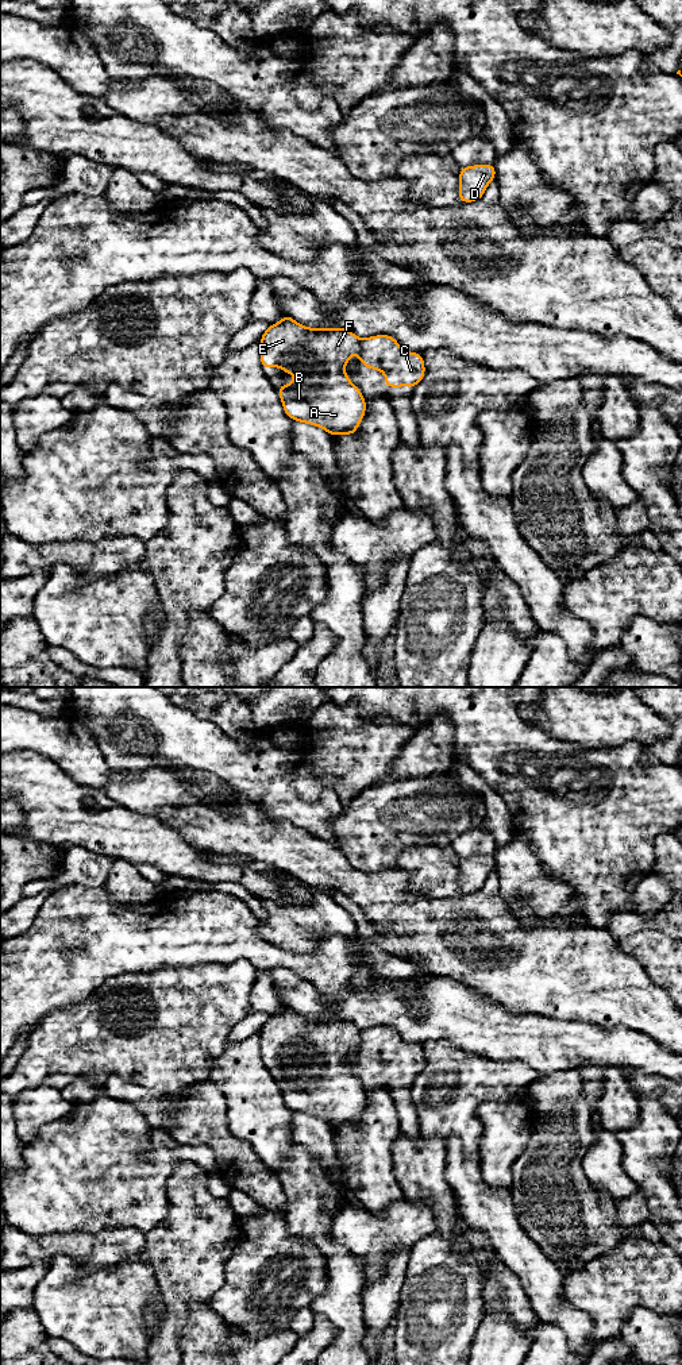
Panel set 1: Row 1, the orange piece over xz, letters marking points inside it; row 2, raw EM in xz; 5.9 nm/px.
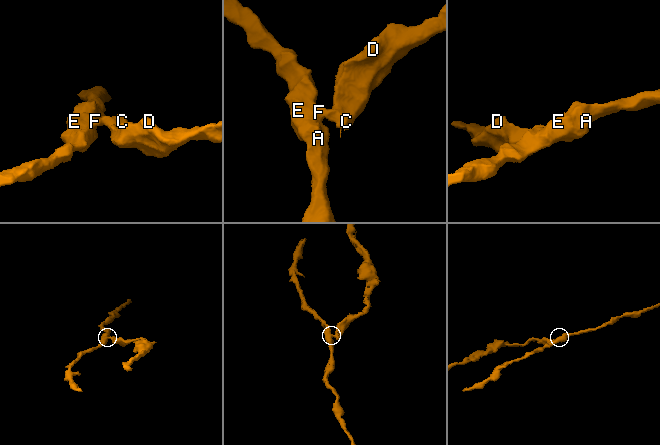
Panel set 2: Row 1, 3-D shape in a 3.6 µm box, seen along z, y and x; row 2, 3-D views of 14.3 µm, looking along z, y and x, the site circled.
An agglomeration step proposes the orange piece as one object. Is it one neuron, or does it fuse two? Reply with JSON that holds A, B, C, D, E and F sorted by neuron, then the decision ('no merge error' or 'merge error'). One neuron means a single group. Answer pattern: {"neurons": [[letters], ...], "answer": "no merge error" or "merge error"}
{"neurons": [["A", "B", "E", "F"], ["C", "D"]], "answer": "merge error"}

